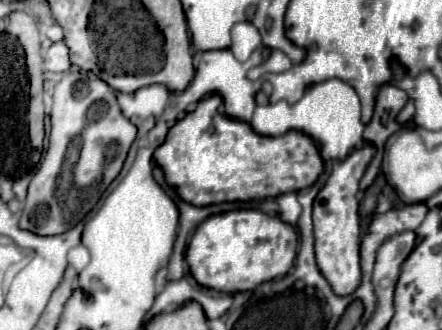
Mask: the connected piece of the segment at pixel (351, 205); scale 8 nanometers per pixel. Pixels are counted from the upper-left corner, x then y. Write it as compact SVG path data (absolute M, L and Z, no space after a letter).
M366 144L350 152L344 160L336 160L332 164L332 174L324 188L316 194L312 204L312 222L314 222L314 250L316 262L322 276L330 282L332 290L340 296L352 294L362 278L360 272L360 216L358 216L358 182L370 164L376 148L374 144Z

